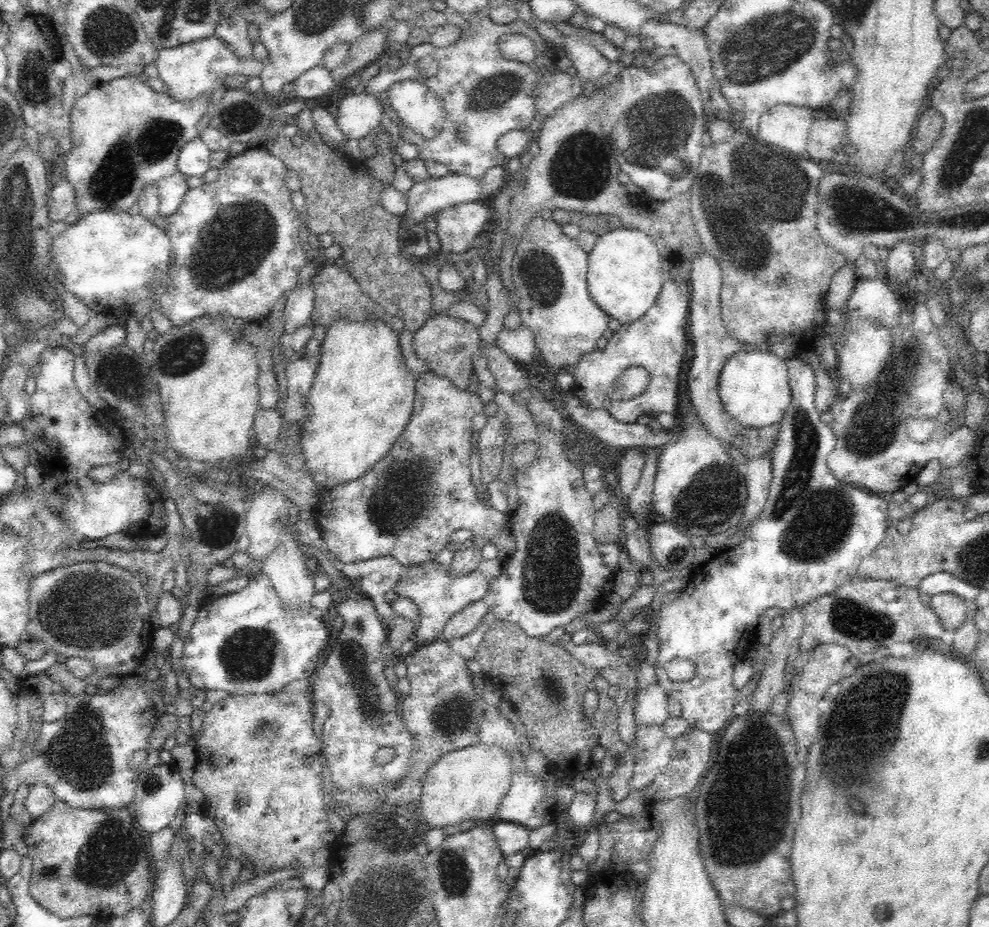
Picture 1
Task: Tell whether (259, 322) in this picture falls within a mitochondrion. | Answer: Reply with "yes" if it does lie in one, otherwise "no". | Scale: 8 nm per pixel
no

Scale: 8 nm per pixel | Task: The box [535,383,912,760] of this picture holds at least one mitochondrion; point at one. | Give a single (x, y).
(817, 521)

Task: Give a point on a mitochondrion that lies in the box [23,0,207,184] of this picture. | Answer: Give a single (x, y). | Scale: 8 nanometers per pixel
(107, 34)

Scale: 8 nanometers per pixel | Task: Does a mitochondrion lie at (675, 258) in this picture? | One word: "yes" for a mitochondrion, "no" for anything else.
no

